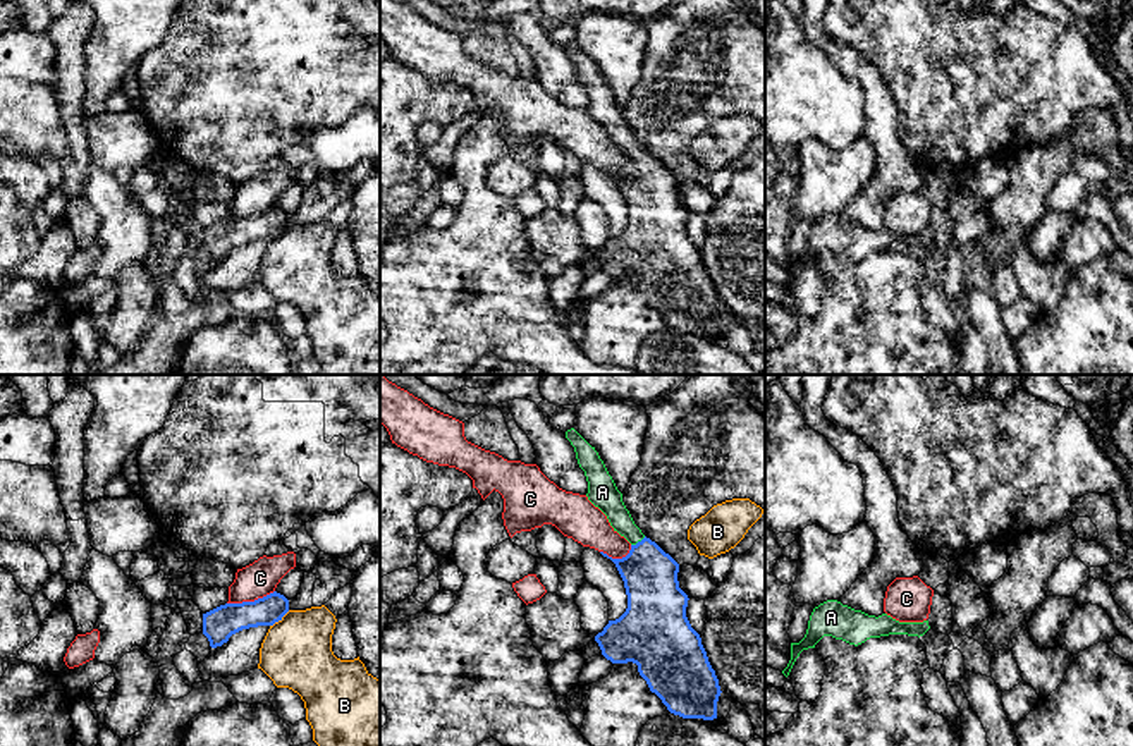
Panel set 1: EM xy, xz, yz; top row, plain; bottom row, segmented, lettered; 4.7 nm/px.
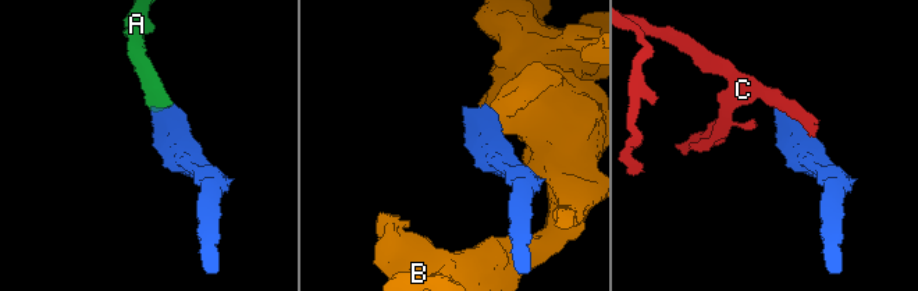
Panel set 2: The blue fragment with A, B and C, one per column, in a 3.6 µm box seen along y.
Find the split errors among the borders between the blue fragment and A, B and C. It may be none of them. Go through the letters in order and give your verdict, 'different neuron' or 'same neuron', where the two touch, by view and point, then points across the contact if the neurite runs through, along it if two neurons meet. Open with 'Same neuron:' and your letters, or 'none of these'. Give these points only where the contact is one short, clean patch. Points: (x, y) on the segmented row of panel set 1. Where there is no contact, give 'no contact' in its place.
Same neuron: A
A: same neuron; contact xz (638, 542); way xz (650, 576), (638, 542), (607, 499)
B: different neuron; contact xy (279, 619); border xy (289, 611), (270, 626)
C: different neuron; contact xy (250, 602)

